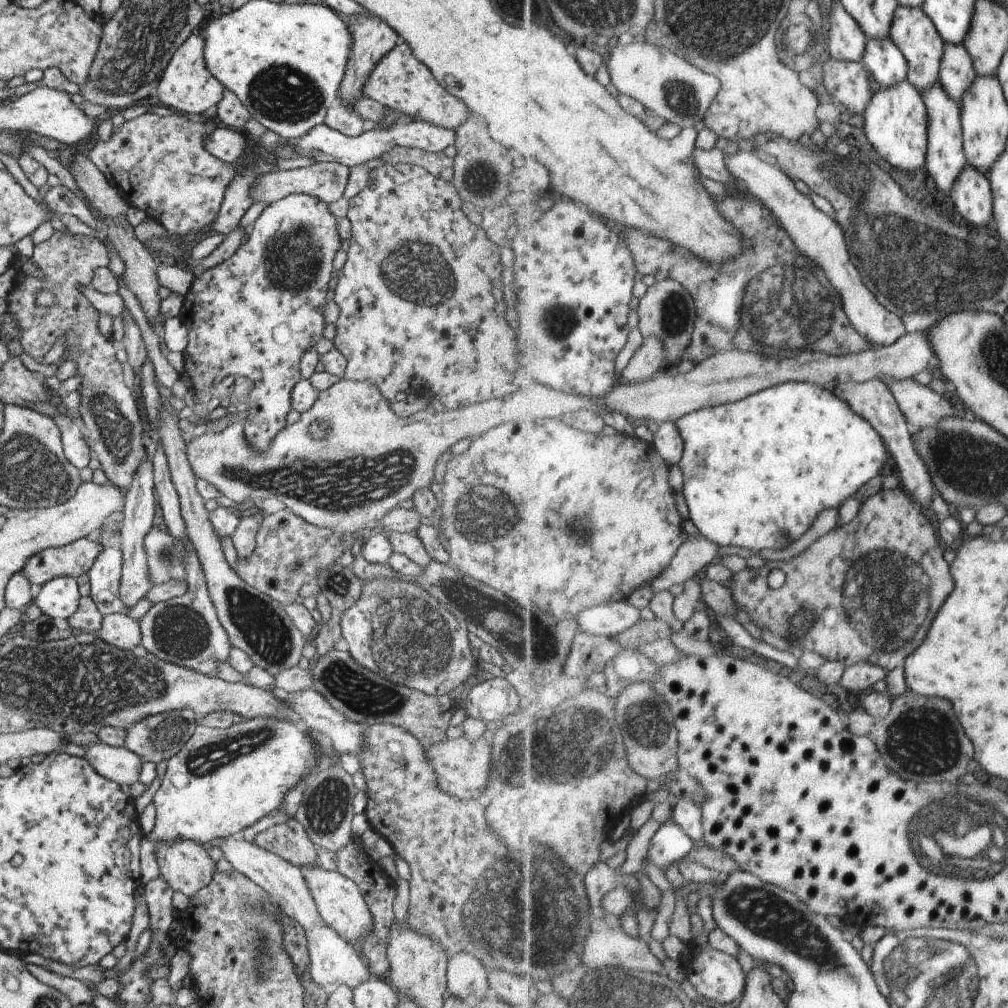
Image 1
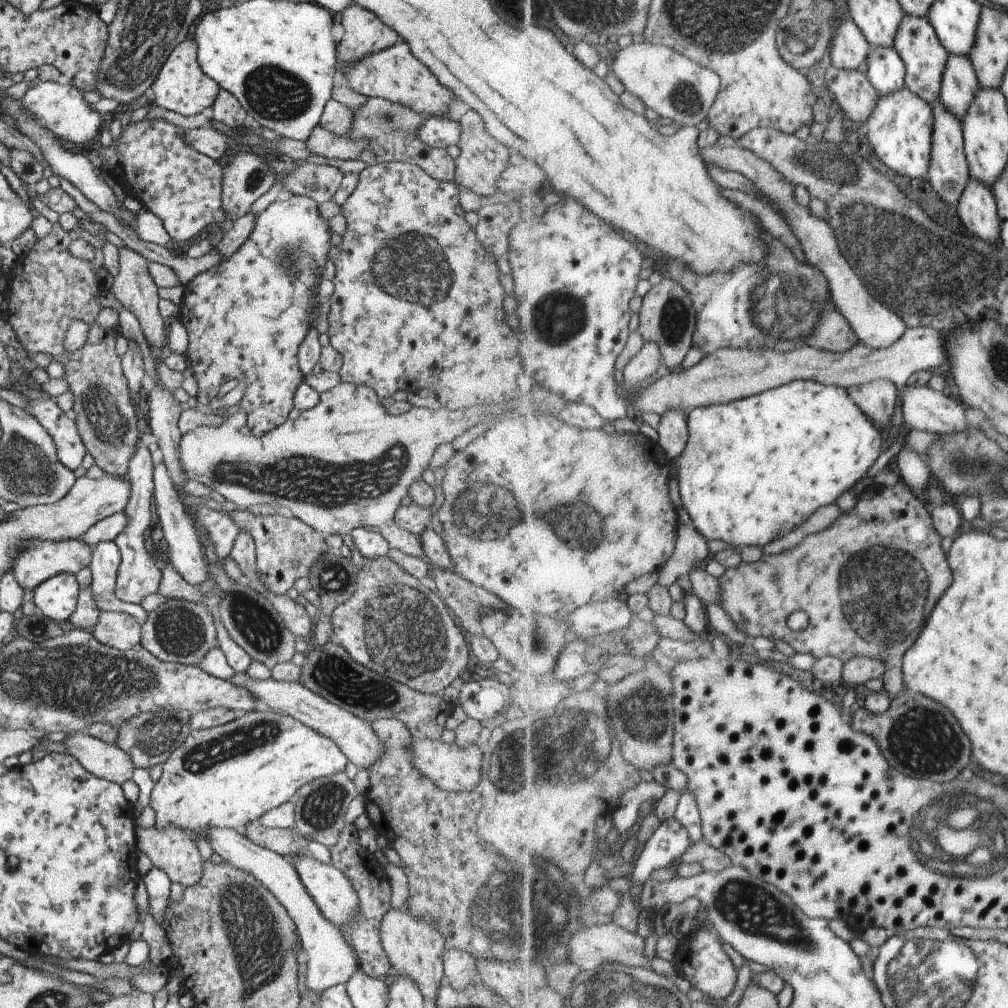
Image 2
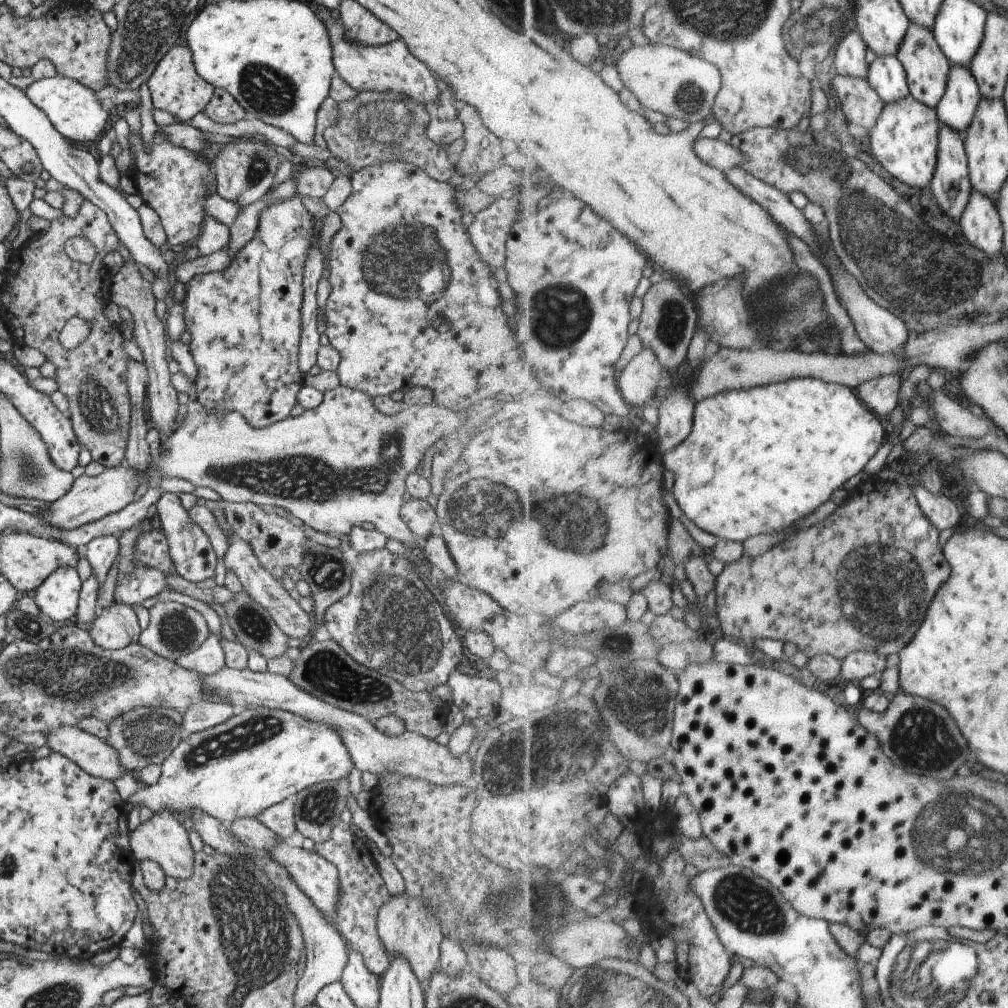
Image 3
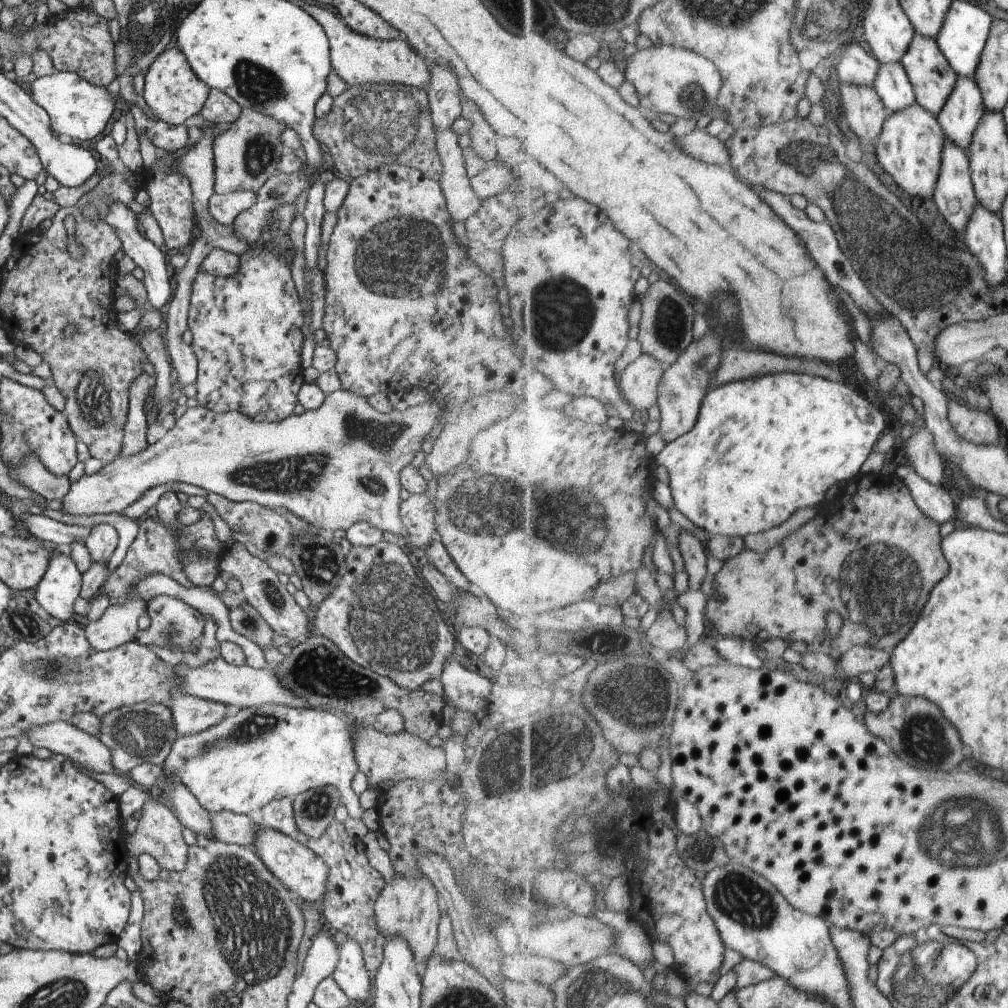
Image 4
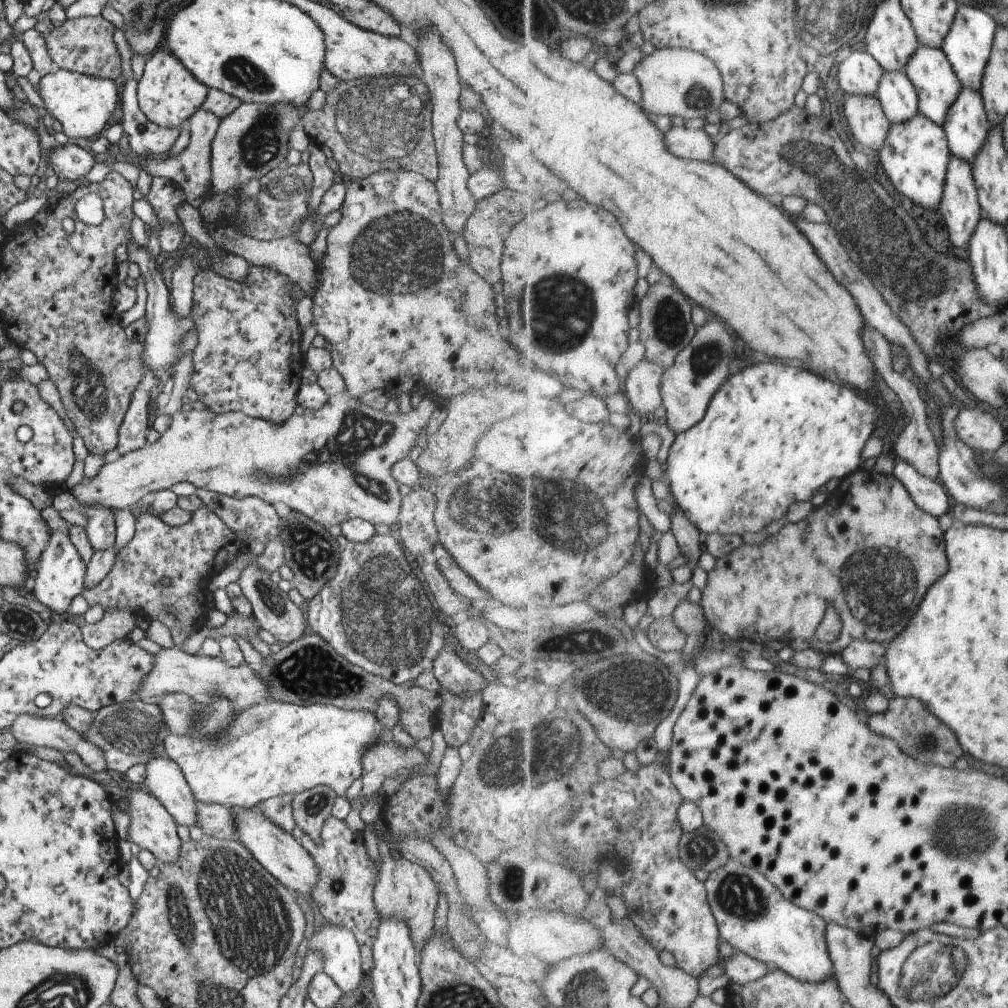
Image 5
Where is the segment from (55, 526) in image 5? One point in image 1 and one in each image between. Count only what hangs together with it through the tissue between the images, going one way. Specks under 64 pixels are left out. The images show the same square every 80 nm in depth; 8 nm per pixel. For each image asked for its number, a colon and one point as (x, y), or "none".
1: (58, 598)
2: (55, 597)
3: (56, 597)
4: (59, 586)

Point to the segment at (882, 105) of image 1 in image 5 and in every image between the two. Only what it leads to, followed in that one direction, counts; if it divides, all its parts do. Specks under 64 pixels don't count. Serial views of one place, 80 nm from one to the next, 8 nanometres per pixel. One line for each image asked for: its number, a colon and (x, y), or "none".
2: (900, 130)
3: (905, 141)
4: (909, 149)
5: (916, 157)

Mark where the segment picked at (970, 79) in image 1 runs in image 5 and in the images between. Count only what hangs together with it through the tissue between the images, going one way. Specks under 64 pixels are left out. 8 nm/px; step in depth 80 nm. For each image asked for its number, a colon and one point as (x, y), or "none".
2: (961, 84)
3: (959, 106)
4: (960, 117)
5: (967, 125)

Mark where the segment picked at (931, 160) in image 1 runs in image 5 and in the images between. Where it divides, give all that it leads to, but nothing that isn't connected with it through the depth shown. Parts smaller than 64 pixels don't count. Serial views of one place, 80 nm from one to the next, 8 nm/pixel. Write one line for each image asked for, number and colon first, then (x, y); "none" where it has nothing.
2: (949, 174)
3: (952, 188)
4: (955, 196)
5: (961, 208)

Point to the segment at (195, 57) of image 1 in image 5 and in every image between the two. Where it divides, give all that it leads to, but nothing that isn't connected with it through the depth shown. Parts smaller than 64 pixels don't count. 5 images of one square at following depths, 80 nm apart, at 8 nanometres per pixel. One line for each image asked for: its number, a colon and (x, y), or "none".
2: (180, 86)
3: (174, 86)
4: (172, 92)
5: (167, 93)

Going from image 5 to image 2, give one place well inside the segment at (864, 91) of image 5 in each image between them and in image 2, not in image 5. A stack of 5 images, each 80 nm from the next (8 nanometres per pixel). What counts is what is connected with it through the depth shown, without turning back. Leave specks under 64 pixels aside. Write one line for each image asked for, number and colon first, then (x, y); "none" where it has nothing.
2: (849, 49)
3: (852, 56)
4: (857, 65)

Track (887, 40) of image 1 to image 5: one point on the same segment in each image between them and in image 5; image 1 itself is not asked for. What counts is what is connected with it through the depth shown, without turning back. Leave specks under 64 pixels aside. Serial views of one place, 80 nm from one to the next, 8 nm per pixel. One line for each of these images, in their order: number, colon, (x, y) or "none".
2: (885, 67)
3: (888, 75)
4: (892, 82)
5: (899, 96)

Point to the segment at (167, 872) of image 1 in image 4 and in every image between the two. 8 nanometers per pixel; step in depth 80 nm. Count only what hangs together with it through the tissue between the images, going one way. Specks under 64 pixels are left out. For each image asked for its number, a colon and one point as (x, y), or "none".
2: (173, 851)
3: (162, 839)
4: (158, 832)

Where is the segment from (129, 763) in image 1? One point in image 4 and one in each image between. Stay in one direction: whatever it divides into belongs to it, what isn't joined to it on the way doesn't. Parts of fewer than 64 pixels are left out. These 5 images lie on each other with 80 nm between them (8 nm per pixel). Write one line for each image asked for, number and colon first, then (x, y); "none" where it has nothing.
2: (106, 761)
3: (94, 756)
4: (61, 738)

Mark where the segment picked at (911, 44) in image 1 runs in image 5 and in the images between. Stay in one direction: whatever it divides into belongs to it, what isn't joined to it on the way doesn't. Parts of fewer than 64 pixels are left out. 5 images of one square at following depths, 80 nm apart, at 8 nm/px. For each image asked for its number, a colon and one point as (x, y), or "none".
2: (917, 41)
3: (928, 68)
4: (933, 77)
5: (938, 85)

